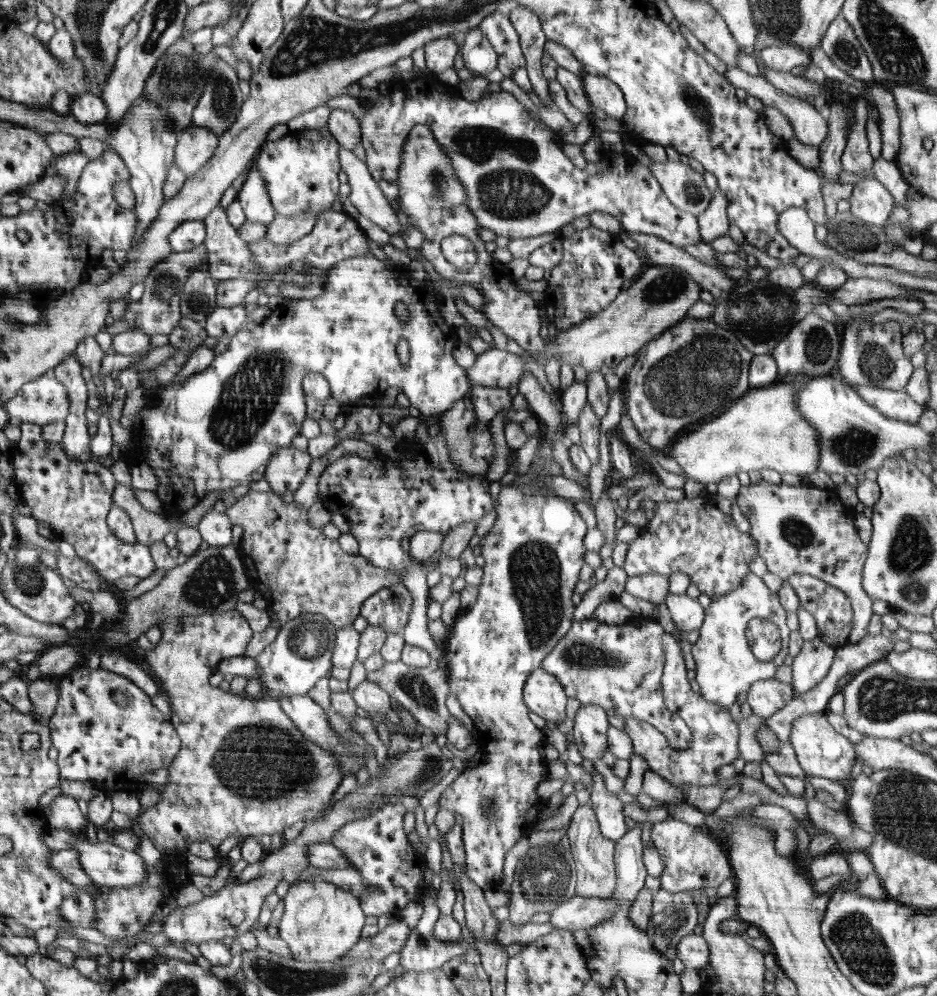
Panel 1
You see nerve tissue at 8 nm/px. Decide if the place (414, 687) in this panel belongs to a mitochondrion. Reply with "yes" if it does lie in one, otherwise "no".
yes

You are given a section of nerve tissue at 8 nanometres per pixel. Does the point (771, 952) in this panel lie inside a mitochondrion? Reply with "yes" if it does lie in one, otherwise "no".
no

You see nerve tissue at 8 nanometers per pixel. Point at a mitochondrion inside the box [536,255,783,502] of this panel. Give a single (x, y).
(704, 372)

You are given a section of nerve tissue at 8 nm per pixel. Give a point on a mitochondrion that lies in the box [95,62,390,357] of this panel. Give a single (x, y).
(222, 96)

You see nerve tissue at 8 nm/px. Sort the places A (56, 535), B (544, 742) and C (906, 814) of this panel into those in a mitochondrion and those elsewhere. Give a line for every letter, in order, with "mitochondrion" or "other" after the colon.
A: other
B: other
C: mitochondrion

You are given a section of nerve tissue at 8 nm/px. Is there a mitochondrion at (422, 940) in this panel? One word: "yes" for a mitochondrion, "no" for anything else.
no

